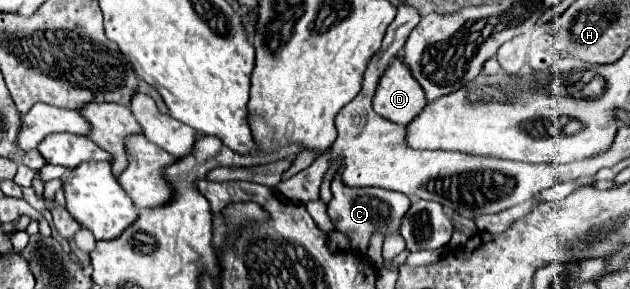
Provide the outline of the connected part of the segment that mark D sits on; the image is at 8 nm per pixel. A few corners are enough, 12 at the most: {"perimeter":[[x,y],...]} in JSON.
{"perimeter":[[402,58],[376,88],[374,112],[408,124],[426,96]]}

